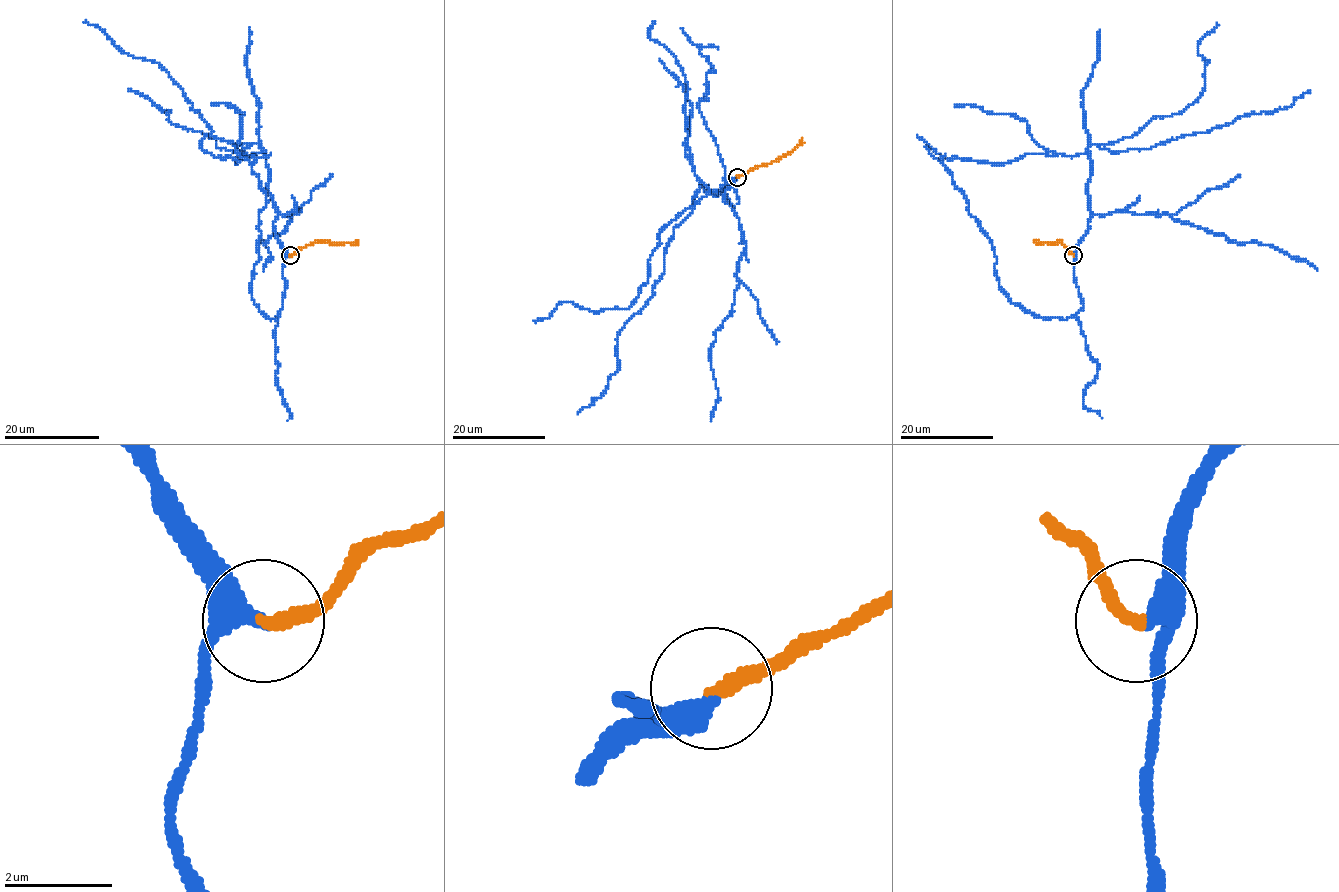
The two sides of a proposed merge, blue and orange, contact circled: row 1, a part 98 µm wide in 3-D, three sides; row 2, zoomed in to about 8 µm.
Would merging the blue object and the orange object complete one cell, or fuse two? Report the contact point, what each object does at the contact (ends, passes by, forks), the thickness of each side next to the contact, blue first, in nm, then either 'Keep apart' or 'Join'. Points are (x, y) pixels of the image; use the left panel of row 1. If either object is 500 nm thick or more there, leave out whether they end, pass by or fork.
Place: (290, 255). At the ring blue passes by. At the ring orange ends. Thickness 300 nm (blue) against 240 nm. Join

